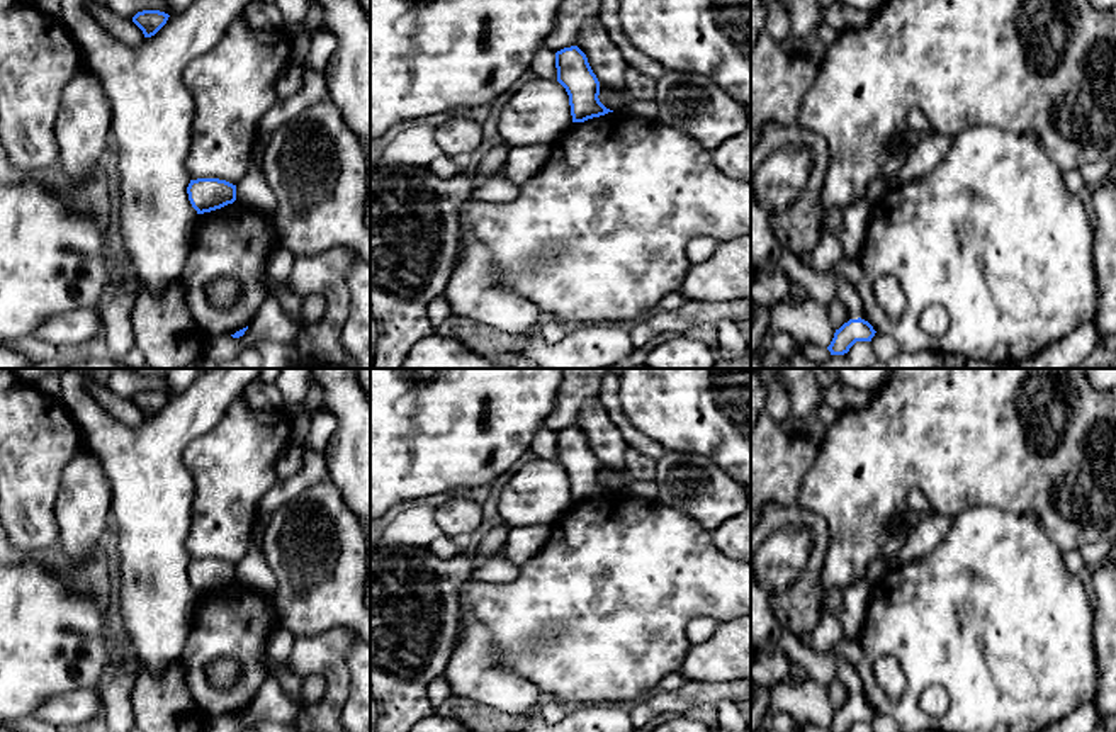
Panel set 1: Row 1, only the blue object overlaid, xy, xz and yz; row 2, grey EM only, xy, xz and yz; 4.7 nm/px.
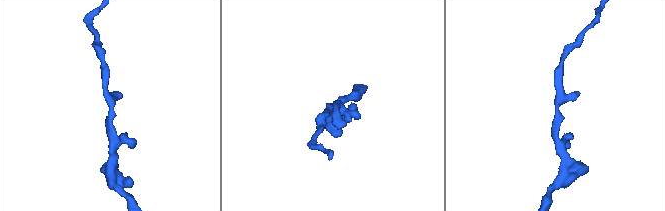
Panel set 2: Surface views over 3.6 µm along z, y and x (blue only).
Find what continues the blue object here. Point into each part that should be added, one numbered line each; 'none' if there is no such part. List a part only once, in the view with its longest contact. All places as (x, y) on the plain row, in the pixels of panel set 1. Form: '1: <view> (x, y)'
none

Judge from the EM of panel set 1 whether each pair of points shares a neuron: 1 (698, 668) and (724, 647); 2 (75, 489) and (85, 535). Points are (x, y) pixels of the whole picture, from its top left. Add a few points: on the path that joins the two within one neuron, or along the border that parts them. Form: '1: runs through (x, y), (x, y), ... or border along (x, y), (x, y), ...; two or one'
1: runs through (705, 663), (717, 654); one
2: runs through (84, 501), (84, 523); one

